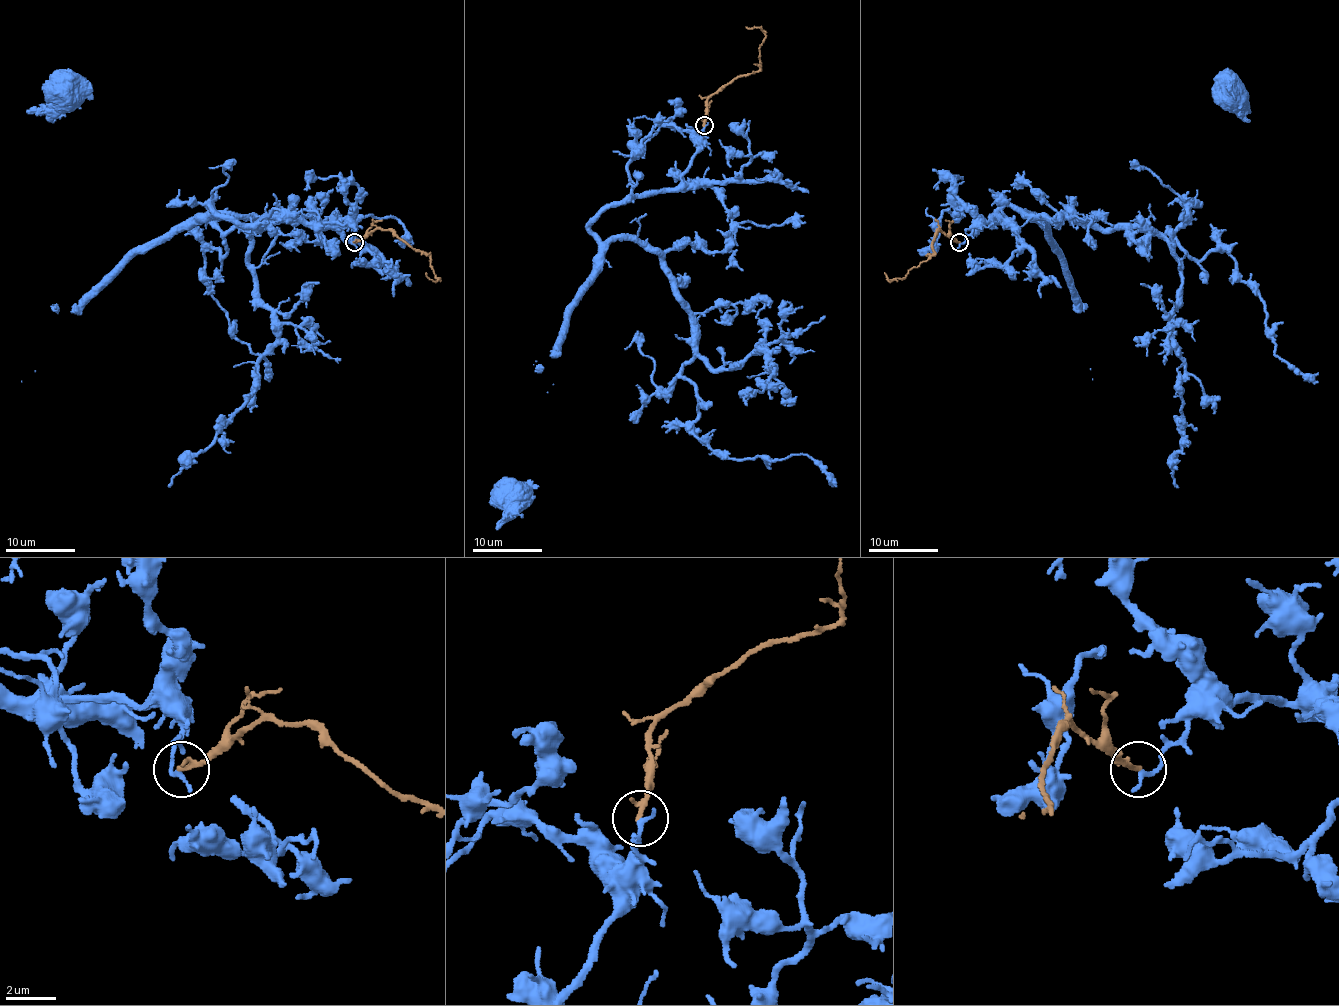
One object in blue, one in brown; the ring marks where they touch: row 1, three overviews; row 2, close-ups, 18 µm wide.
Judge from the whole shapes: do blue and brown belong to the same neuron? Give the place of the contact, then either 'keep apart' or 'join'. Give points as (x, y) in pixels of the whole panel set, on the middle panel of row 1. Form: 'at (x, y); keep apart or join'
at (704, 125); keep apart

